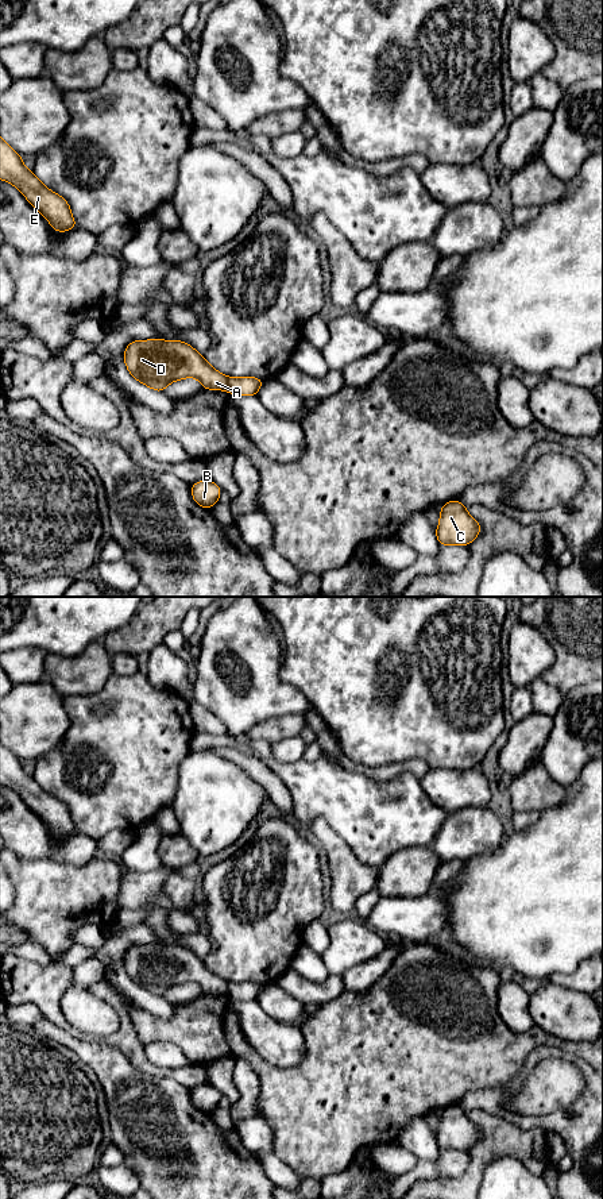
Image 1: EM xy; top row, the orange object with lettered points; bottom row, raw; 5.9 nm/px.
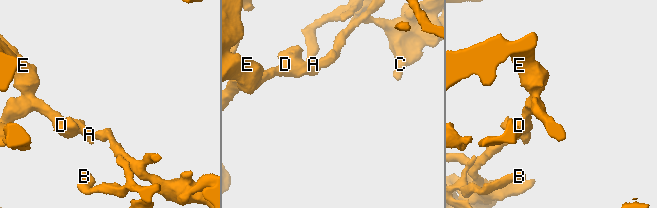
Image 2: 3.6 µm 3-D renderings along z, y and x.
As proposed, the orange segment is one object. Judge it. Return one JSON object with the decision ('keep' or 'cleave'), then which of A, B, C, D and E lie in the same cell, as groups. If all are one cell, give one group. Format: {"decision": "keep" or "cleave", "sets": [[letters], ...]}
{"decision": "cleave", "sets": [["A", "B", "D", "E"], ["C"]]}

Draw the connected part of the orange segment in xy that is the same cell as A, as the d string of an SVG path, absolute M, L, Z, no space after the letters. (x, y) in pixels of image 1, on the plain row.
M134 945L127 951L123 963L130 979L156 996L190 982L197 983L202 994L229 996L228 982L214 975L189 948L181 945Z

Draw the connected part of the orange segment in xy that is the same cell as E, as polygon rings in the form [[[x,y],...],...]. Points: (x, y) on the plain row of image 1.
[[[0,741],[0,784],[11,787],[35,811],[57,837],[76,833],[67,806],[46,793],[28,775],[22,762]]]

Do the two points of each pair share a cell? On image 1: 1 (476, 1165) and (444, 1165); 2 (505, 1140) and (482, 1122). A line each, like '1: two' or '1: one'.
1: two
2: one

